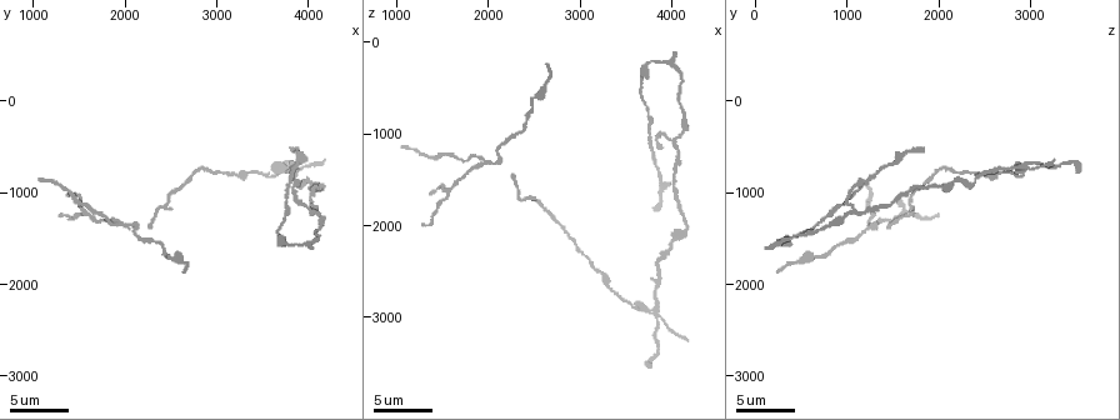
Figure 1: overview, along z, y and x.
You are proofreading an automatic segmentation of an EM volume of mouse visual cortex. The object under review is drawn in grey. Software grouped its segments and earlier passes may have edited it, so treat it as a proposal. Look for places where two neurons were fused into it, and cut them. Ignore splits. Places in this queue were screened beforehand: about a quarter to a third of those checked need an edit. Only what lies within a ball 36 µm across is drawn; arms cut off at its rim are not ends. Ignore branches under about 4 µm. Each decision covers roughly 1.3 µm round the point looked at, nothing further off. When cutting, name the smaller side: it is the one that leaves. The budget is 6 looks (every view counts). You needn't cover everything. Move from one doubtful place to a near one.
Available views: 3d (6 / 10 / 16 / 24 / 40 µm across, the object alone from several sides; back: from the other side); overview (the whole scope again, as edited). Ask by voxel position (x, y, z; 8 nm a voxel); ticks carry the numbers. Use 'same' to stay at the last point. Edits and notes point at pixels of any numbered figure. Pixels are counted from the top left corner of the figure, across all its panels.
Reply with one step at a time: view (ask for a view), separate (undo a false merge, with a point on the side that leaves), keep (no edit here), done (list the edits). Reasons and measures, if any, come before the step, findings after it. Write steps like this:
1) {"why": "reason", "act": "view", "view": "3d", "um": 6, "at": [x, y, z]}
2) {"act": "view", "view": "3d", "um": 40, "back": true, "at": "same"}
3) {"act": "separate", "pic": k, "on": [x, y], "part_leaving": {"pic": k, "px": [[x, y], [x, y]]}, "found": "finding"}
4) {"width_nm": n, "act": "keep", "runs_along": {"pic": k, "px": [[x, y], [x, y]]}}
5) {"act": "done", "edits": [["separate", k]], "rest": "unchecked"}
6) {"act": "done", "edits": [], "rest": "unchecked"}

{"why": "thick turns thin", "act": "view", "view": "3d", "um": 10, "at": [4150, 950, 2000]}

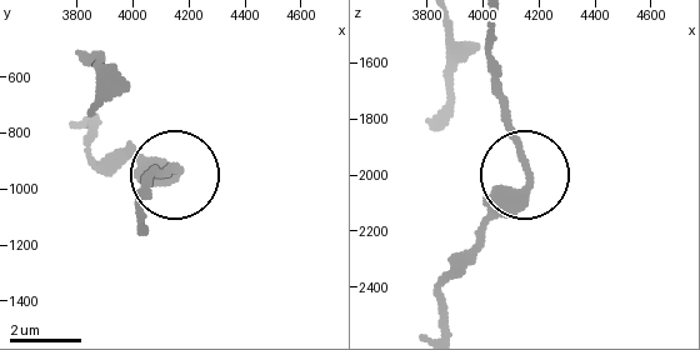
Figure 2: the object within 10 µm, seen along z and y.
{"act": "keep", "runs_along": {"pic": 2, "px": [[440, 328], [446, 274], [528, 175], [503, 89]]}, "found": "all the same neuron"}

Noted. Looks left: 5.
{"why": "arms run side by side", "act": "view", "view": "3d", "um": 10, "at": [3800, 700, 2900]}

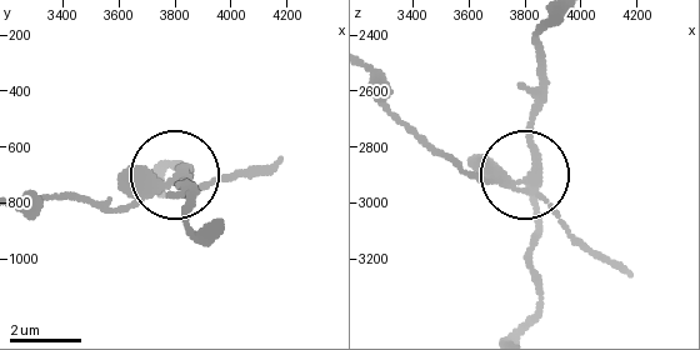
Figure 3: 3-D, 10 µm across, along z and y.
{"act": "separate", "pic": 3, "on": [554, 208], "part_leaving": {"pic": 3, "px": [[509, 184], [476, 178], [431, 148], [378, 85]]}, "found": "two neurons meet here"}

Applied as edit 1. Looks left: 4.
{"act": "view", "view": "overview"}

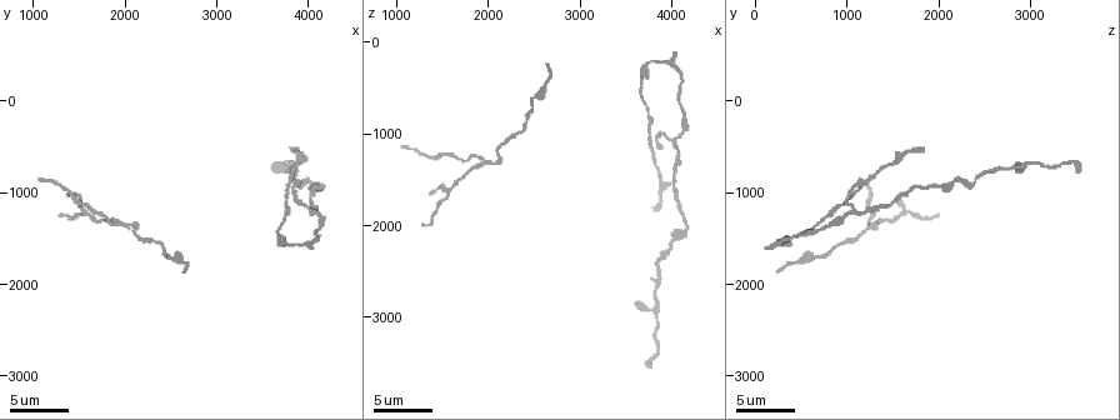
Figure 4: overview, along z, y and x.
{"why": "four-way junction", "act": "view", "view": "3d", "um": 10, "at": [3800, 1050, 1050]}

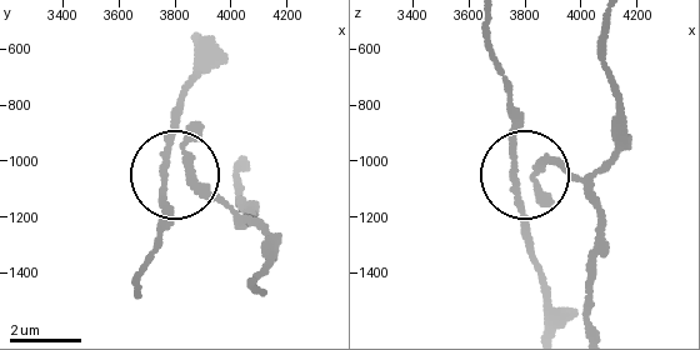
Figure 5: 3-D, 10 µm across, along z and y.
{"act": "view", "view": "3d", "um": 10, "back": true, "at": [3750, 1040, 1050]}

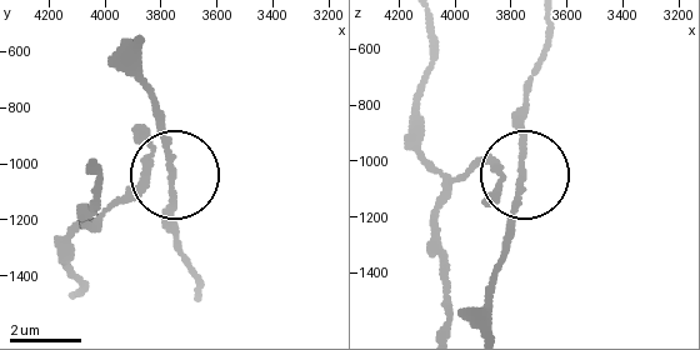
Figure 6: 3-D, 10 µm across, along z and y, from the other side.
{"width_nm": 120, "act": "keep", "runs_along": {"pic": 6, "px": [[440, 325], [434, 226], [488, 164], [524, 181], [505, 259]]}, "found": "one neuron here"}

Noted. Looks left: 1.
{"act": "done", "edits": [["separate", 3]], "rest": "unchecked"}

